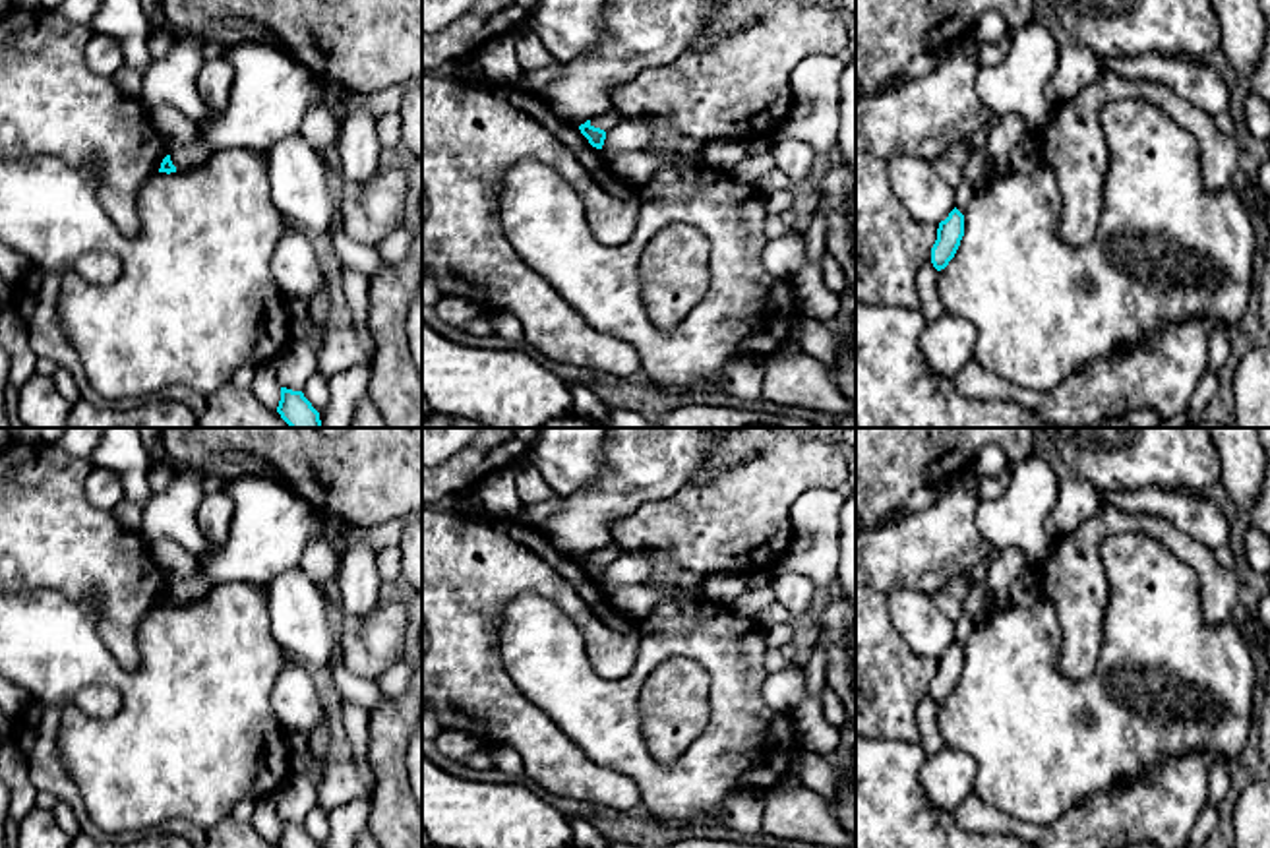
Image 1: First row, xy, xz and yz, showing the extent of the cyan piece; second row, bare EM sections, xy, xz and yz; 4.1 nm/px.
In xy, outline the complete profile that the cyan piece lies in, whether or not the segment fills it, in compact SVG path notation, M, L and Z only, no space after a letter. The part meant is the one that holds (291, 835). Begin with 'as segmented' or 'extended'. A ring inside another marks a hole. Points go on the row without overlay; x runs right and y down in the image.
as segmented; M281 821L279 848L319 848L302 825Z

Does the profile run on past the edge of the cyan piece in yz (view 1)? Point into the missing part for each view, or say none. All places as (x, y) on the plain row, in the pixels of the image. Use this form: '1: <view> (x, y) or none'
1: none

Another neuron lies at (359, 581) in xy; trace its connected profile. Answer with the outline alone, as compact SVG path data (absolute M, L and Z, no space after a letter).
M356 544L341 556L337 583L341 612L350 620L368 616L379 604L379 573L376 554L368 544Z

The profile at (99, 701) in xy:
M91 685L72 697L72 703L93 718L112 718L122 709L120 693L106 685Z

